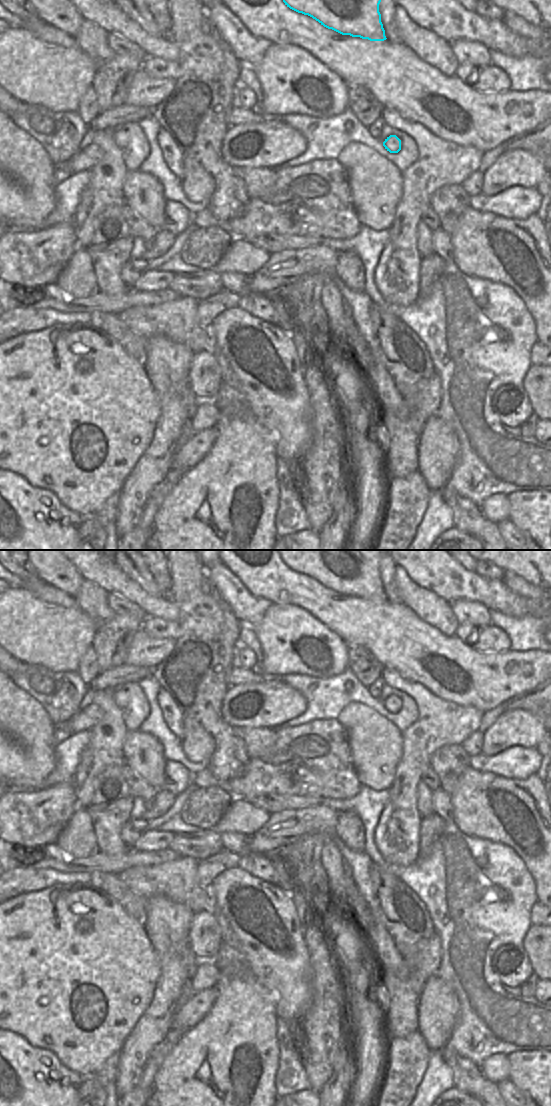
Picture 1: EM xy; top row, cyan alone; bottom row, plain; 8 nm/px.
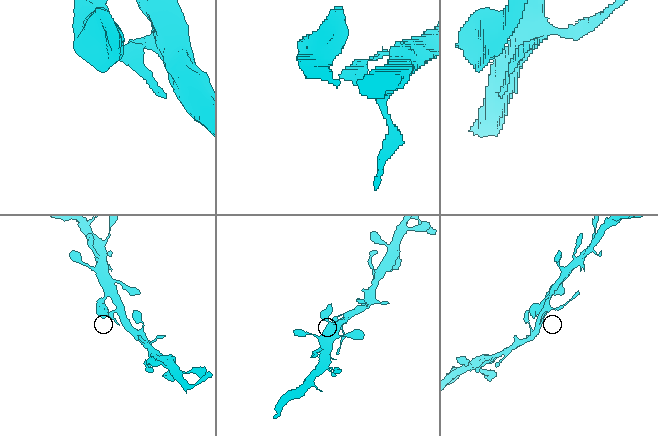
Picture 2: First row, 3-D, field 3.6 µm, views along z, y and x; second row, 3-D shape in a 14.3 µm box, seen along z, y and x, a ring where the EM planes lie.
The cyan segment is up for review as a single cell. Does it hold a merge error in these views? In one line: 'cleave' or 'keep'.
keep

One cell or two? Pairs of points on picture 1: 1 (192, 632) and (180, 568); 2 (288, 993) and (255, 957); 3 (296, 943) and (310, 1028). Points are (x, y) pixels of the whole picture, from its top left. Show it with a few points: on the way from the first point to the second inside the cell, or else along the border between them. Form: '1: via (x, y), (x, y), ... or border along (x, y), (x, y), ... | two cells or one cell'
1: via (200, 616), (200, 597), (195, 590), (194, 584) | one cell
2: via (286, 983), (265, 962) | one cell
3: border along (309, 983), (310, 1003), (301, 1012), (288, 1020) | two cells

